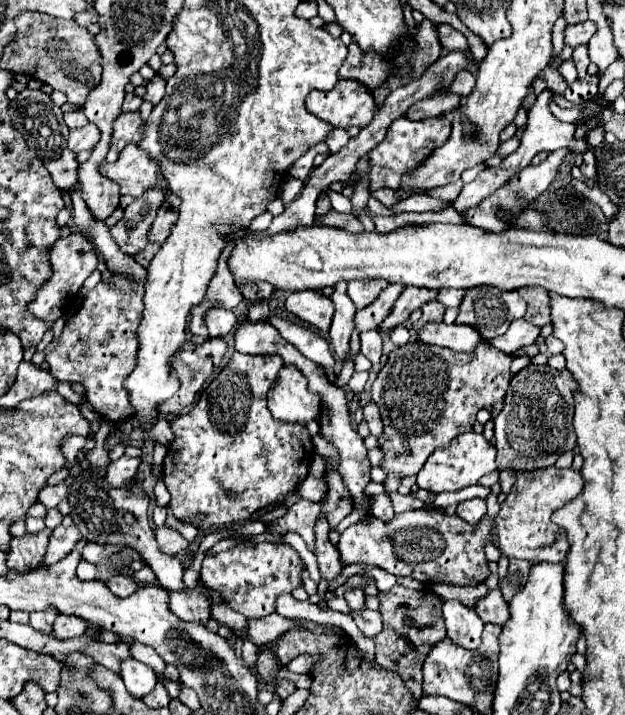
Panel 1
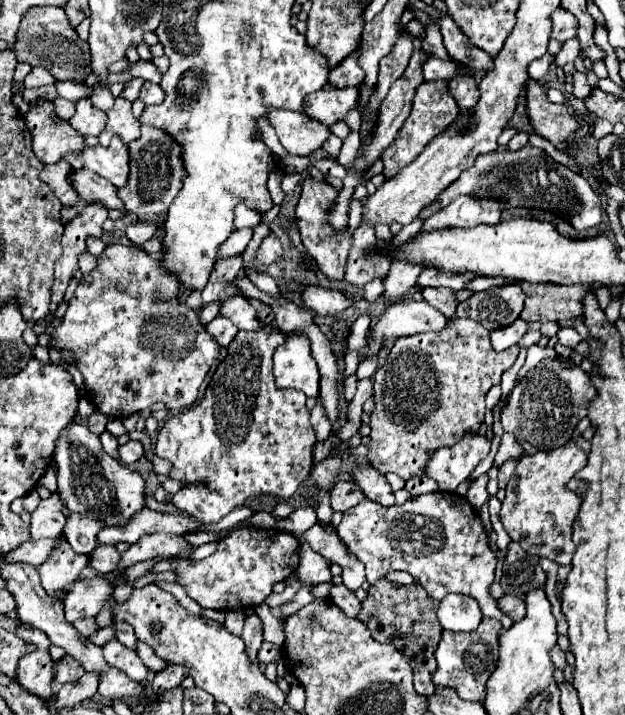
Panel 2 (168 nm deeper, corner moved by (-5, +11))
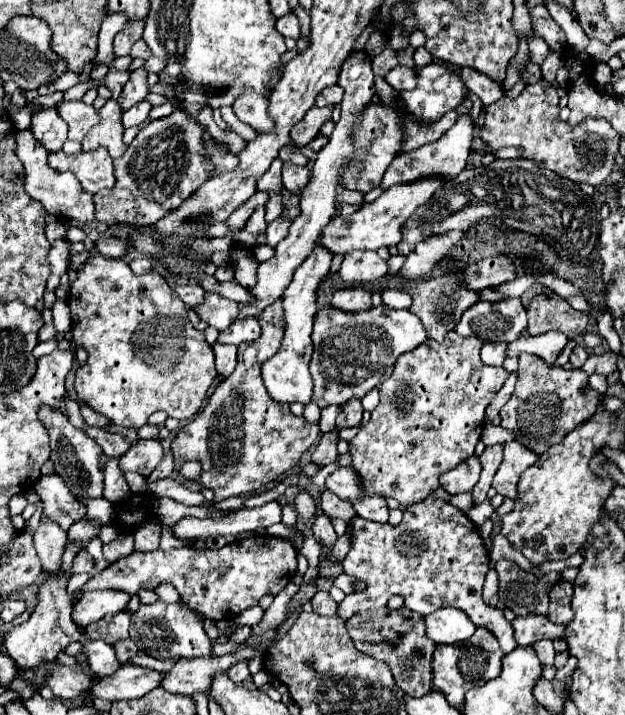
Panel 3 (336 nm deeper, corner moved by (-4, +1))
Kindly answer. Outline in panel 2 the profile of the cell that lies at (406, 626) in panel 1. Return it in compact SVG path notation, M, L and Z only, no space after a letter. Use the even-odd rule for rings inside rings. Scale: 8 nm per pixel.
M380 578L376 584L370 586L368 596L362 604L364 604L364 616L358 616L358 618L362 618L368 624L368 628L372 630L372 636L378 642L392 644L394 648L404 652L404 656L408 656L410 666L414 670L416 692L424 696L432 696L432 692L436 692L436 686L432 682L432 674L436 670L434 650L442 634L442 626L436 616L440 602L432 600L420 584L398 586L388 578Z

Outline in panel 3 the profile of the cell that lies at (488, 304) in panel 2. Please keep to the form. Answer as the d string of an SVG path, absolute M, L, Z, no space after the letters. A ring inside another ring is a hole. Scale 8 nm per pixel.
M519 298L503 302L477 302L463 314L455 332L461 336L477 336L483 342L513 342L527 328L527 312Z

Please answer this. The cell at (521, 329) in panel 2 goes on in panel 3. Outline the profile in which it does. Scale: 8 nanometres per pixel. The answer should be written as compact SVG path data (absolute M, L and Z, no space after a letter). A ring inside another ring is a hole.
M483 344L481 348L481 358L487 366L501 366L503 360L505 360L505 348L507 346L499 346L499 344Z

